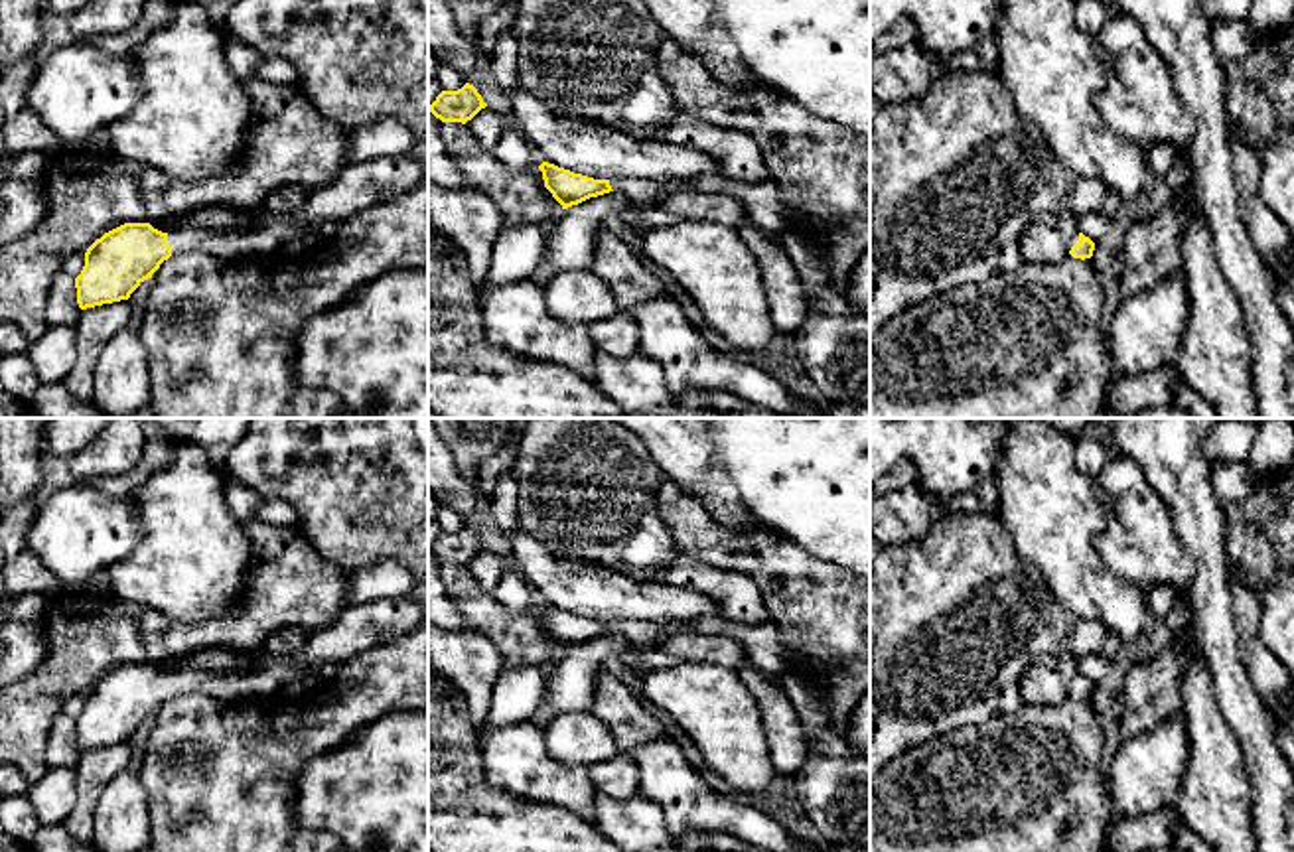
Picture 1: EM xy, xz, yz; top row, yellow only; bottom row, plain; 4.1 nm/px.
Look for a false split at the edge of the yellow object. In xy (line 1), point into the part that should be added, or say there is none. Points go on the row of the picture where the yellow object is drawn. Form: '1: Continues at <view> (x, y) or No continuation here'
1: Continues at xy (263, 241)

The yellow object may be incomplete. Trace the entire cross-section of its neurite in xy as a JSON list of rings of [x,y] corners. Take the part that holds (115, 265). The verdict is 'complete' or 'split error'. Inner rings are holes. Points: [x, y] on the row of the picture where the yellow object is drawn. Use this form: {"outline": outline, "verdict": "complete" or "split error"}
{"outline": [[[276,219],[252,231],[227,233],[195,227],[162,233],[150,223],[124,223],[87,248],[85,266],[75,278],[77,304],[87,310],[128,300],[174,254],[203,250],[221,260],[262,258],[276,254],[286,241],[300,239],[310,231],[327,241],[339,231],[339,223]]], "verdict": "split error"}

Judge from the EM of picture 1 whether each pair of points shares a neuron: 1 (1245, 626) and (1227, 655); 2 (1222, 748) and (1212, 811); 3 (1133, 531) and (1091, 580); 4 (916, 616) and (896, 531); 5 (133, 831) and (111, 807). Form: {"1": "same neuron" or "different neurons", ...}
{"1": "different neurons", "2": "same neuron", "3": "different neurons", "4": "different neurons", "5": "same neuron"}

